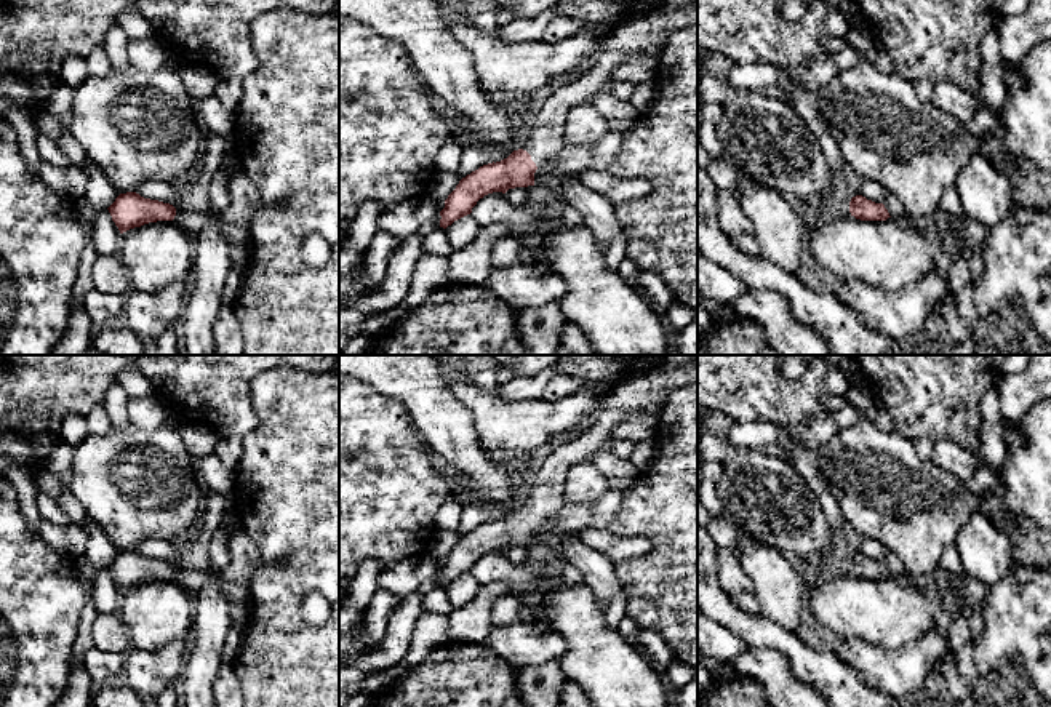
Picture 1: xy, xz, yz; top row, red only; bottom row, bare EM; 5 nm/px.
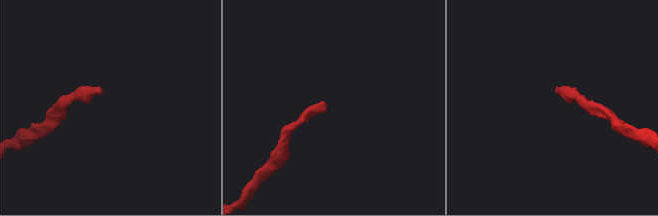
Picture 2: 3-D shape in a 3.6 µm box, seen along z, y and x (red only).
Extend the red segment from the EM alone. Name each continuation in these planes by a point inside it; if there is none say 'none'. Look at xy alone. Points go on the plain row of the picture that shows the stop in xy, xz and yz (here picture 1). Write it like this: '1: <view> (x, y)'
1: xy (192, 579)

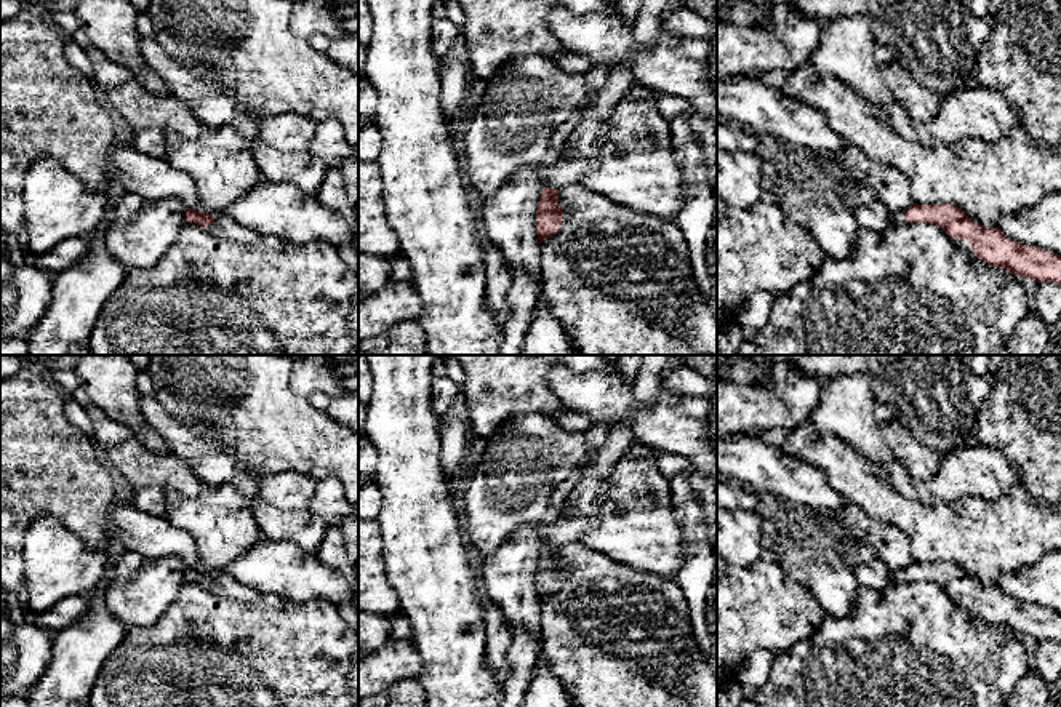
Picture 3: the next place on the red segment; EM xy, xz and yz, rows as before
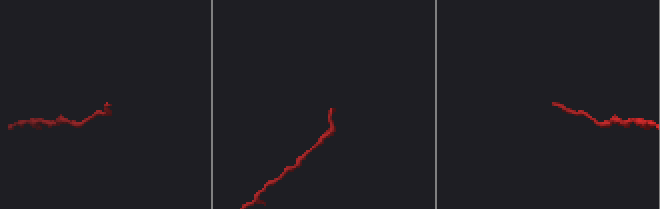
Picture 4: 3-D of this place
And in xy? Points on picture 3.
1: xy (224, 586)

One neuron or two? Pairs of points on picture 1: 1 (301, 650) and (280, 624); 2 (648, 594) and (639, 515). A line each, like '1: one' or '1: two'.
1: one
2: one

